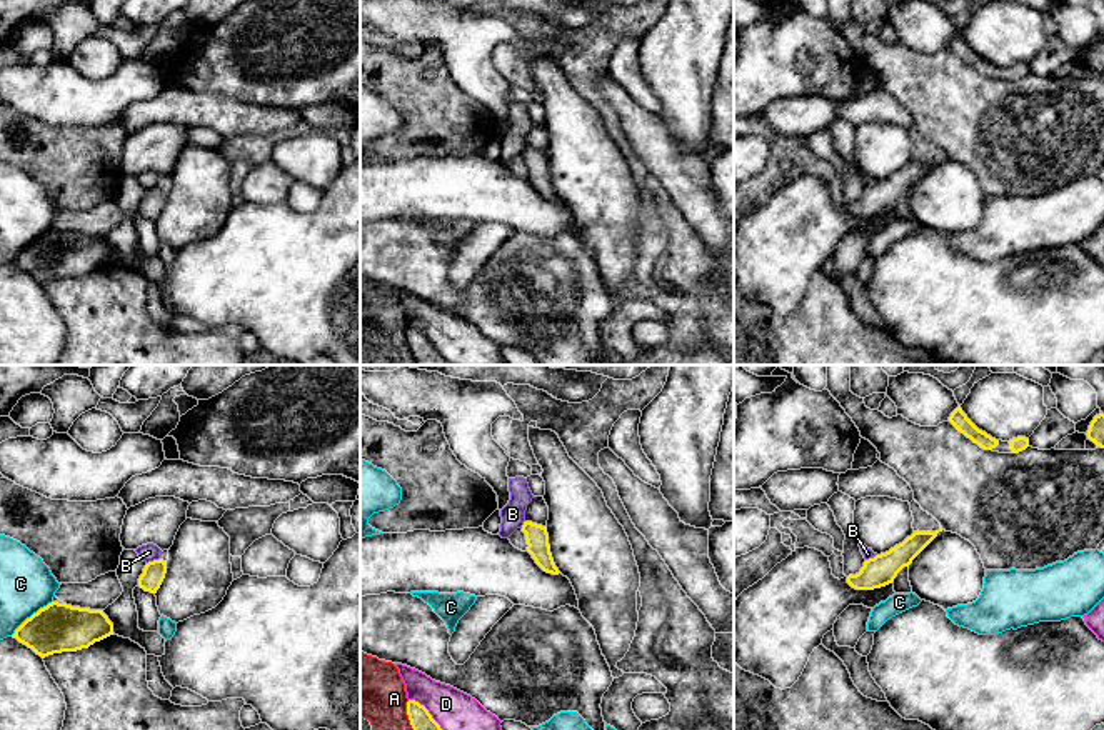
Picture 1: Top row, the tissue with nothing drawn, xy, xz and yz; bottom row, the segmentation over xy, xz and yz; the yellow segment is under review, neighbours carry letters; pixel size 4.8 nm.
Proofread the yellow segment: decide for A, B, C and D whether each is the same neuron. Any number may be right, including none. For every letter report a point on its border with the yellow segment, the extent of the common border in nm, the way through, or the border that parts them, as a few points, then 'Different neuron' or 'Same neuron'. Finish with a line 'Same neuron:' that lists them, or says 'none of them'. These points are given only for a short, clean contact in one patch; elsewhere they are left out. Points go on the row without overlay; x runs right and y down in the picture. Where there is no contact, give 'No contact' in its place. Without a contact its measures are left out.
A: Touches yellow at xz (409, 345). Shared border 190 nm. Different neuron
B: Touches yellow at xy (154, 187). Shared border 60 nm. Boundary: xy (157, 185), (147, 190). Different neuron
C: Touches yellow at xy (32, 242). Shared border 260 nm. Different neuron
D: Touches yellow at xz (431, 342). Shared border 280 nm. Different neuron
Same neuron: none of them

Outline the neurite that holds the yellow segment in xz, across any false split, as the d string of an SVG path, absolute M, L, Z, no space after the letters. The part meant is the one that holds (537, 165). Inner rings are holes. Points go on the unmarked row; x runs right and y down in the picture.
M524 148L522 158L525 160L527 167L527 178L532 182L535 190L547 200L559 202L559 195L554 190L550 172L549 172L549 160L547 153Z

